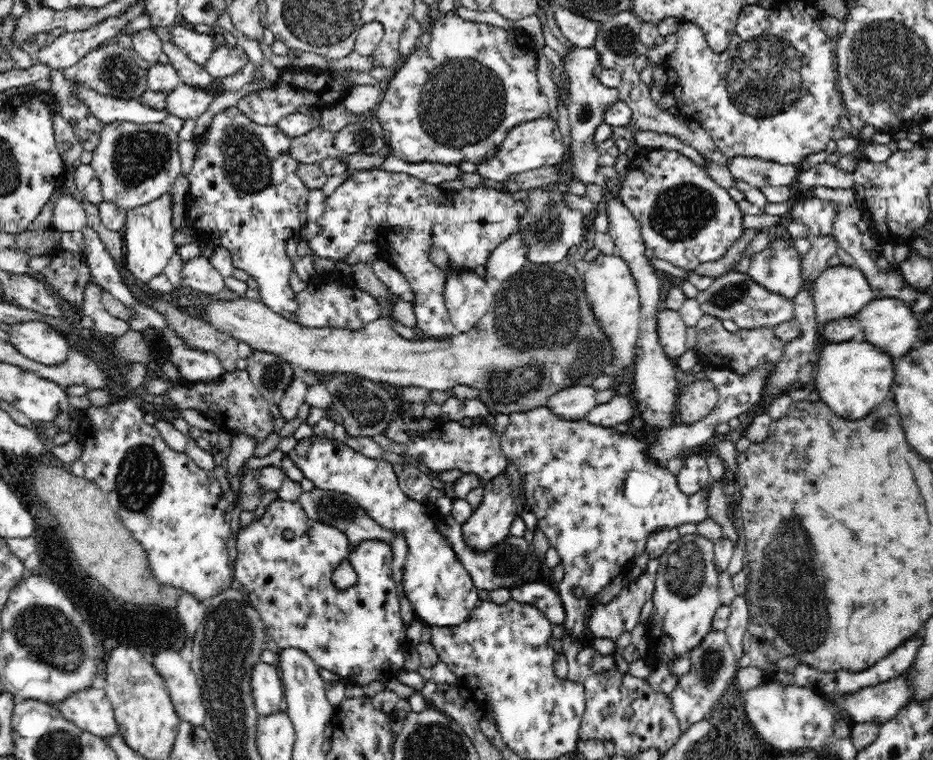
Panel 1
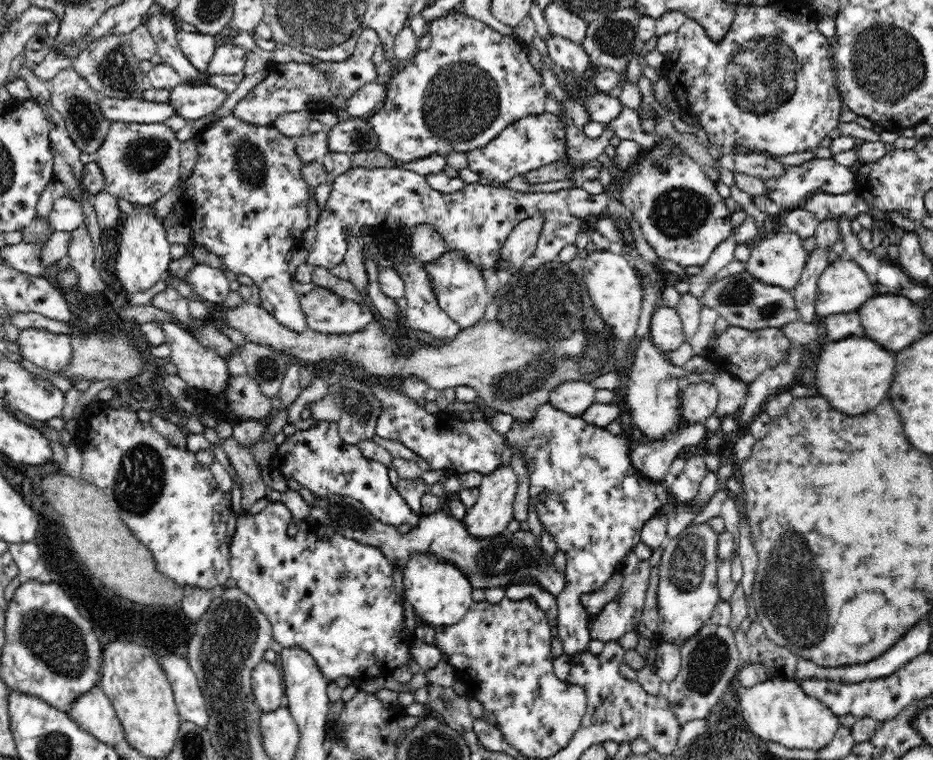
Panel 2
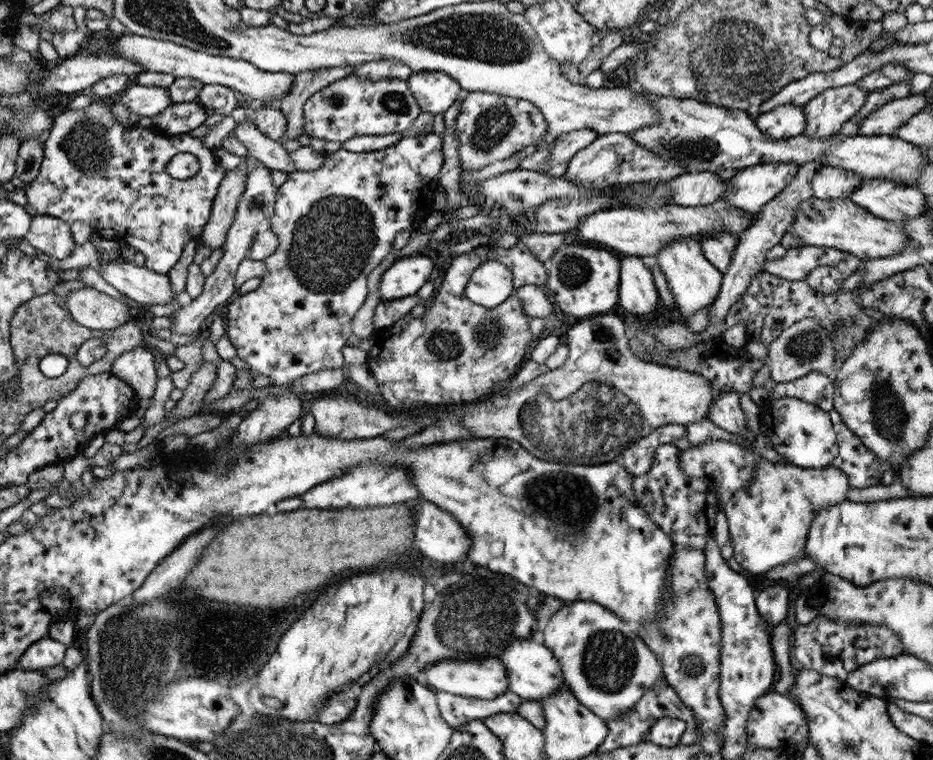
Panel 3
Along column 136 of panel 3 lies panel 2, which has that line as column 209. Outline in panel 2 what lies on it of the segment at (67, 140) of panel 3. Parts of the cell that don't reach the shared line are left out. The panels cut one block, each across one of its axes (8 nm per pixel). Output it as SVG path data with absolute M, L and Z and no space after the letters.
M230 114L220 122L216 122L214 126L210 124L208 128L204 128L194 138L194 142L198 146L198 162L192 176L184 180L186 190L182 196L182 204L184 204L182 216L184 216L186 228L192 230L192 246L188 246L188 252L182 258L172 260L172 264L168 266L168 272L164 276L168 288L172 282L170 276L178 276L180 280L186 282L188 272L198 264L192 256L194 246L208 248L210 252L222 258L222 264L228 270L232 270L234 274L250 276L254 280L254 284L260 288L262 308L266 308L280 324L284 324L286 328L292 328L294 332L310 330L300 306L300 294L294 292L294 286L292 286L292 274L288 272L290 262L286 262L288 252L294 250L292 246L300 244L300 238L312 226L308 216L308 200L310 200L312 186L308 186L300 174L300 170L304 168L304 162L296 154L294 138L284 136L274 126L248 124Z

